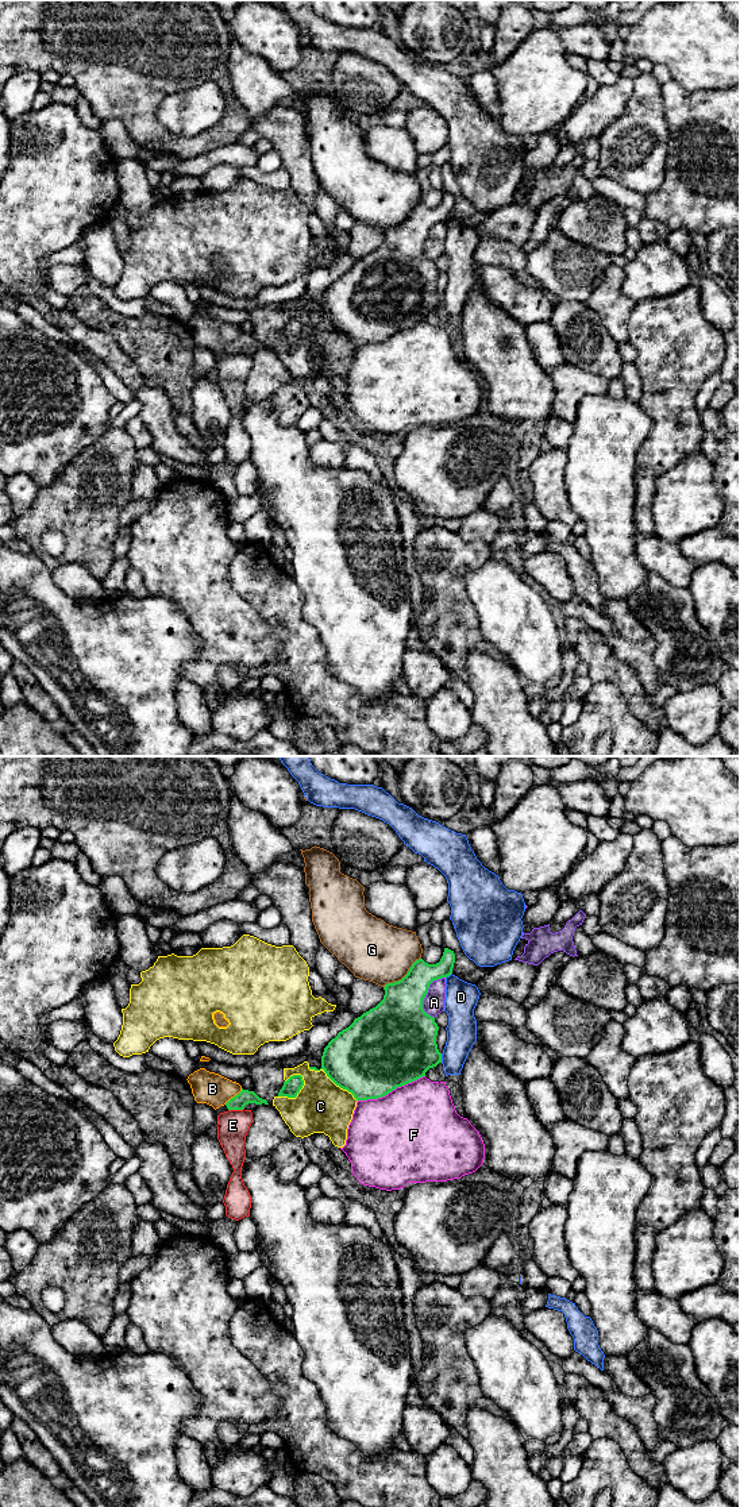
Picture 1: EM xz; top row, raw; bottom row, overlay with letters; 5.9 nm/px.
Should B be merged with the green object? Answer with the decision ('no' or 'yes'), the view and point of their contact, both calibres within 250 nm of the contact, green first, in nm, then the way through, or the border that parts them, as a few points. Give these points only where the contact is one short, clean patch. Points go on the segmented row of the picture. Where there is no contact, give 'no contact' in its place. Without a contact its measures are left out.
no; contact xz (234, 1097); calibres 90 and 190 nm; border xz (242, 1089), (224, 1103)

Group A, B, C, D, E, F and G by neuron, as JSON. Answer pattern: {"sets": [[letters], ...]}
{"sets": [["A"], ["B", "E"], ["C"], ["D"], ["F"], ["G"]]}

